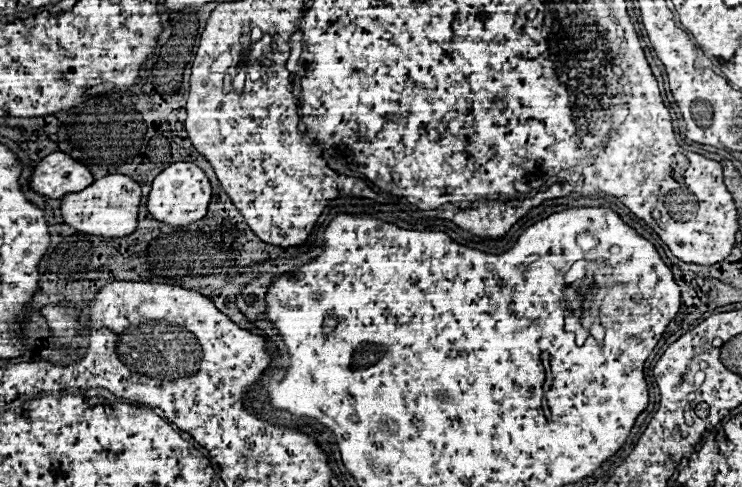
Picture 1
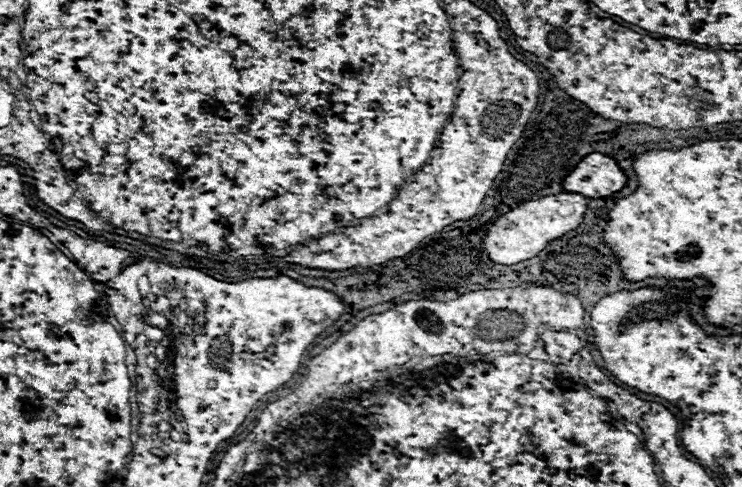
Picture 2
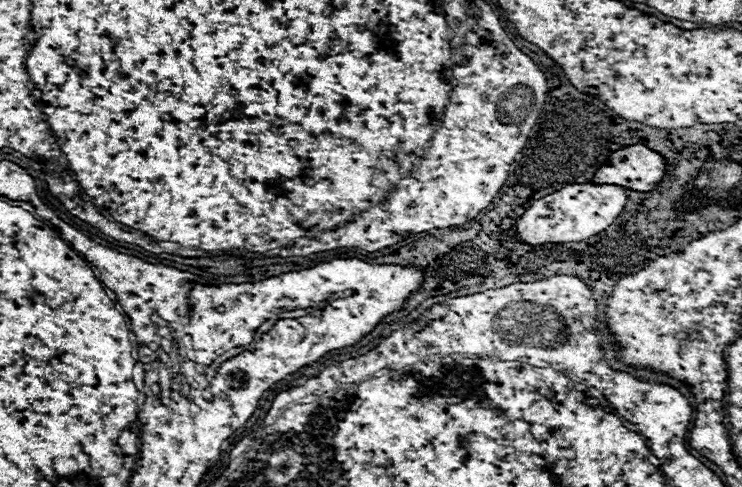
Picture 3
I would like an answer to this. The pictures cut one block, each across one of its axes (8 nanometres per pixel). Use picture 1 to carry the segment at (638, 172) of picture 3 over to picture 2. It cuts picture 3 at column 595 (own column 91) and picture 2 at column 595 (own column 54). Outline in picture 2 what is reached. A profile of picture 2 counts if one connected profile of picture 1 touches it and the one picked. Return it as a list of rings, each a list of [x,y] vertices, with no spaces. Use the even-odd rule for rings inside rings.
[[[588,154],[562,182],[562,188],[588,198],[608,198],[626,184],[628,176],[612,156]]]

